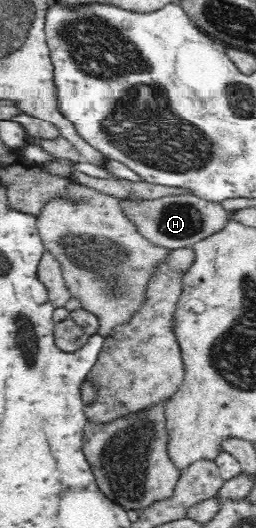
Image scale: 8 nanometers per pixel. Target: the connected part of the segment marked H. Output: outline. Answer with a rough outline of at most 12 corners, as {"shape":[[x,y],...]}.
{"shape":[[194,195],[121,201],[151,244],[189,248],[232,213]]}

